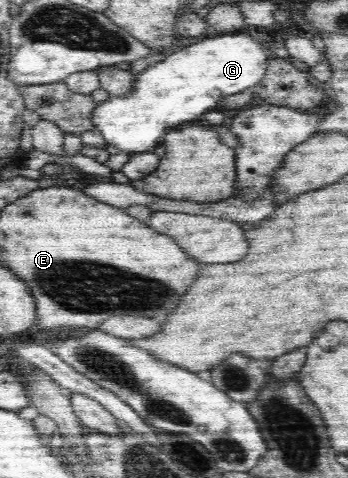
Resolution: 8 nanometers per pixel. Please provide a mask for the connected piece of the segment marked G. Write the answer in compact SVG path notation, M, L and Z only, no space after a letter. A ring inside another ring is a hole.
M245 29L238 32L207 36L196 41L187 41L186 46L173 50L168 54L165 60L158 62L152 67L148 67L143 70L142 73L135 74L133 76L133 88L131 88L131 92L129 92L129 94L125 94L125 96L109 96L110 99L108 101L105 101L100 105L96 105L95 110L93 110L92 122L95 124L96 131L102 134L106 142L119 148L120 150L128 151L131 154L153 151L156 145L161 143L164 134L168 130L171 130L171 128L179 126L179 124L189 122L189 120L193 122L197 116L206 114L207 111L218 109L217 105L224 97L243 92L243 90L247 90L247 88L251 88L251 86L259 84L259 82L263 80L265 72L267 72L267 58L269 55L271 55L271 53L267 50L267 45L265 43L259 43L256 35Z

